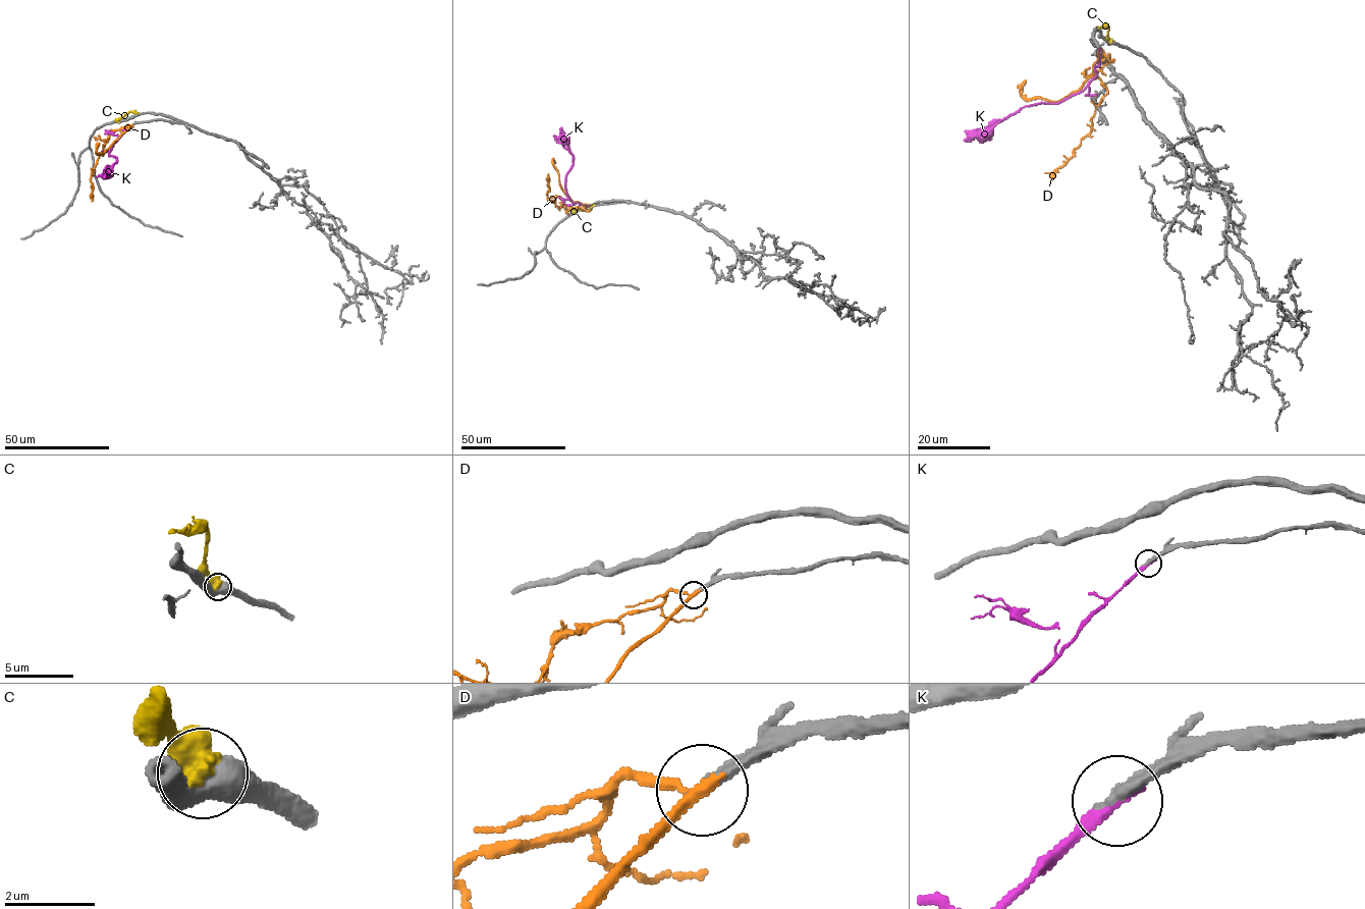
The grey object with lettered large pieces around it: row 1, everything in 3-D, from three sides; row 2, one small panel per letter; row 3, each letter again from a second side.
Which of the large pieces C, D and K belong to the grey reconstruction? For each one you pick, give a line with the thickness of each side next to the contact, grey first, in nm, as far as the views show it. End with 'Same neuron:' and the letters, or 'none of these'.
D: 320 nm thick on the grey side, 240 nm on the other
Same neuron: D

